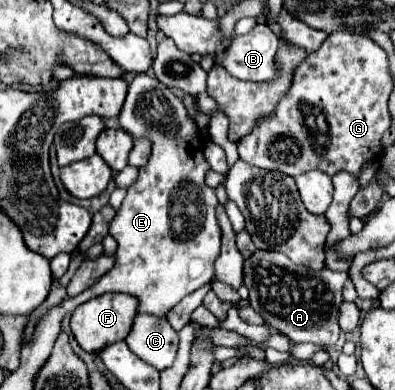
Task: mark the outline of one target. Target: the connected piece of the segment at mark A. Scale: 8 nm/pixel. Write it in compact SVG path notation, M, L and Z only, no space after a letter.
M256 250L244 260L244 284L250 290L252 308L280 334L292 342L314 342L330 348L336 344L338 334L328 334L328 324L338 324L338 308L344 302L342 286L346 272L334 272L330 268L312 270L288 260L282 252Z

